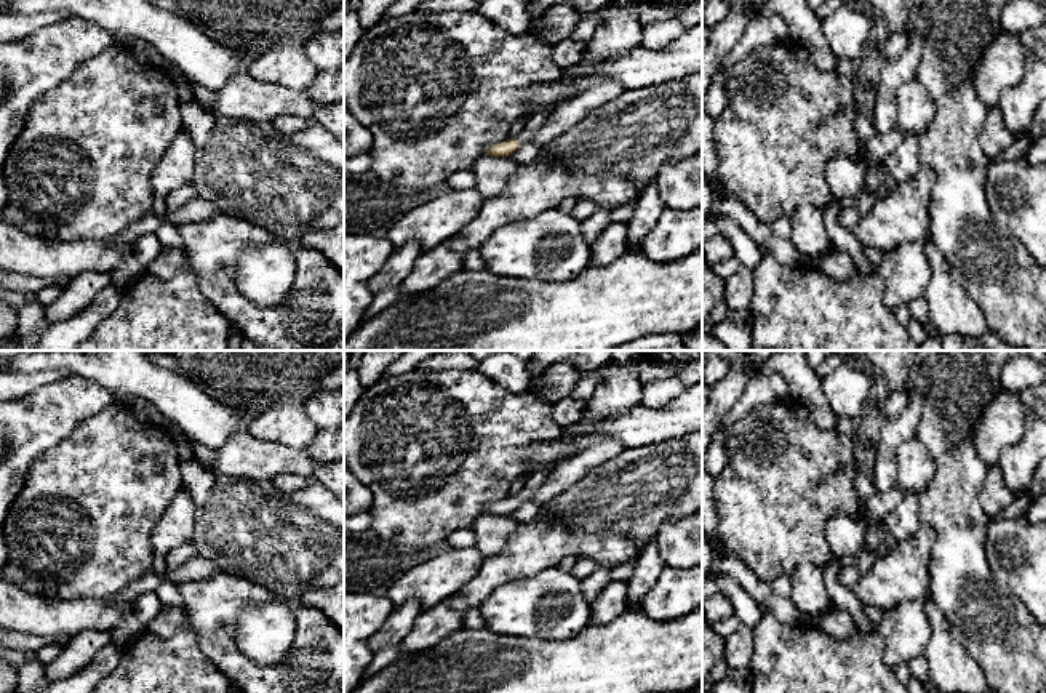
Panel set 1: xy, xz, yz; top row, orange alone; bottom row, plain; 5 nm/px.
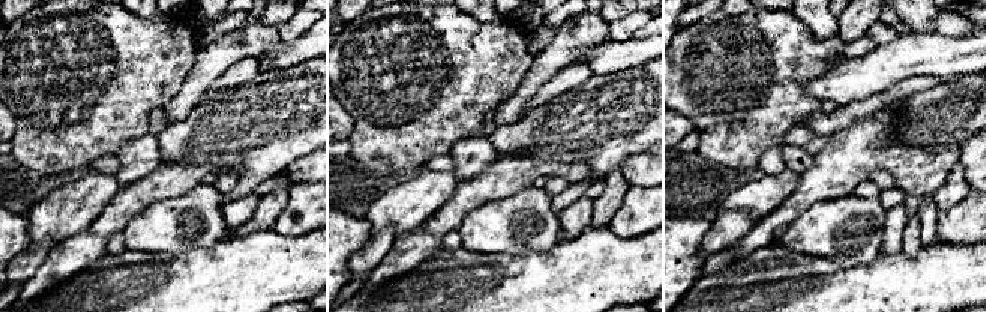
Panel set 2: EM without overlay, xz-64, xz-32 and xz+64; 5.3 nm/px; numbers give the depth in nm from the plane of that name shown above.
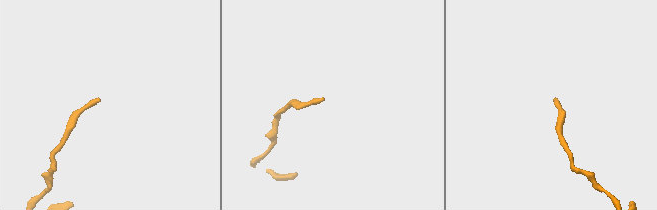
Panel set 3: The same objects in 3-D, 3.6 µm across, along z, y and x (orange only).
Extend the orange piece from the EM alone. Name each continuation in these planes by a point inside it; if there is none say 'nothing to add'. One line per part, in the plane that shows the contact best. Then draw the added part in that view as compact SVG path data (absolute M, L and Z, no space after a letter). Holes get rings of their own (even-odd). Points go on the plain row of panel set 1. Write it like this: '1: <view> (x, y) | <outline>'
1: xz (534, 480) | M561 459L560 463L563 463L563 461L565 461L565 459ZM557 463L557 464L555 464L553 467L550 467L550 469L531 472L531 474L525 479L523 490L515 495L515 498L520 501L520 504L521 504L523 501L533 499L533 496L539 491L539 488L544 485L544 482L545 482L547 477L550 475L550 472L552 472L560 463Z

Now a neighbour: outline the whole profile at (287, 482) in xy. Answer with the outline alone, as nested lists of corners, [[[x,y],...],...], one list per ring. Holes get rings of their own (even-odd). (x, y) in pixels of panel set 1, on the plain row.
[[[280,474],[273,477],[270,482],[285,493],[296,493],[309,485],[307,479],[293,474]]]

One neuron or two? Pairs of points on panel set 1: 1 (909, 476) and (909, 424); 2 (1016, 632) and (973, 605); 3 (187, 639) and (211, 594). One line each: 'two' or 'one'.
1: two
2: one
3: two

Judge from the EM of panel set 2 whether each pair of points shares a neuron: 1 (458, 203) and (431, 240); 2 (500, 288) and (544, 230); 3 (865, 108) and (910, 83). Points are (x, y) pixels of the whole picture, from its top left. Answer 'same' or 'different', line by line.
1: same
2: different
3: same

